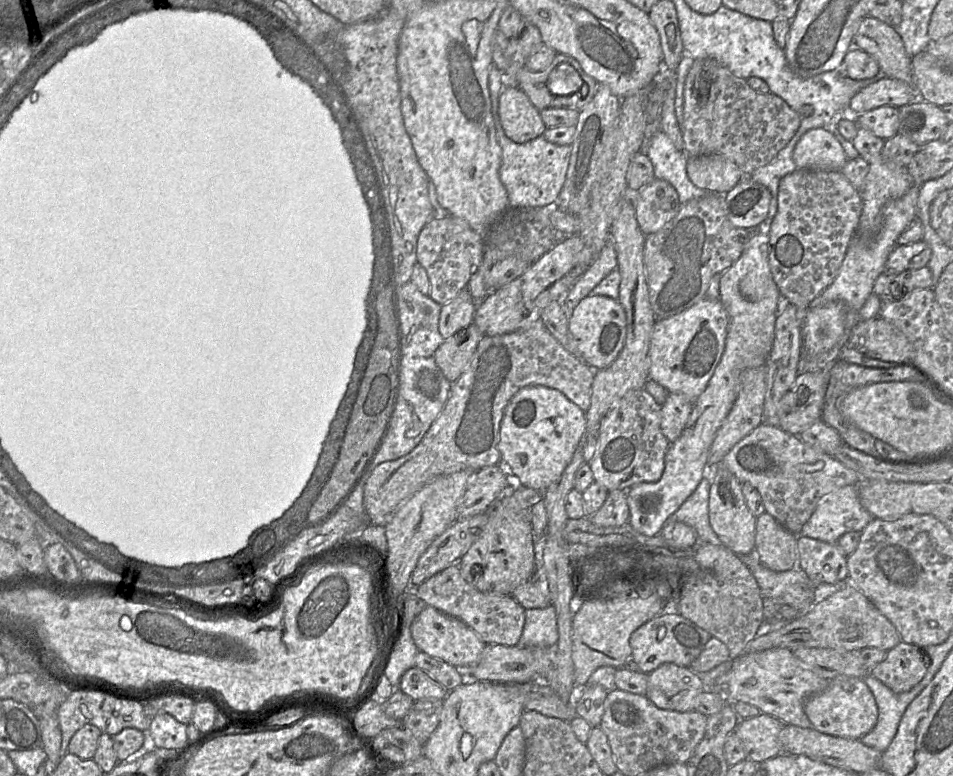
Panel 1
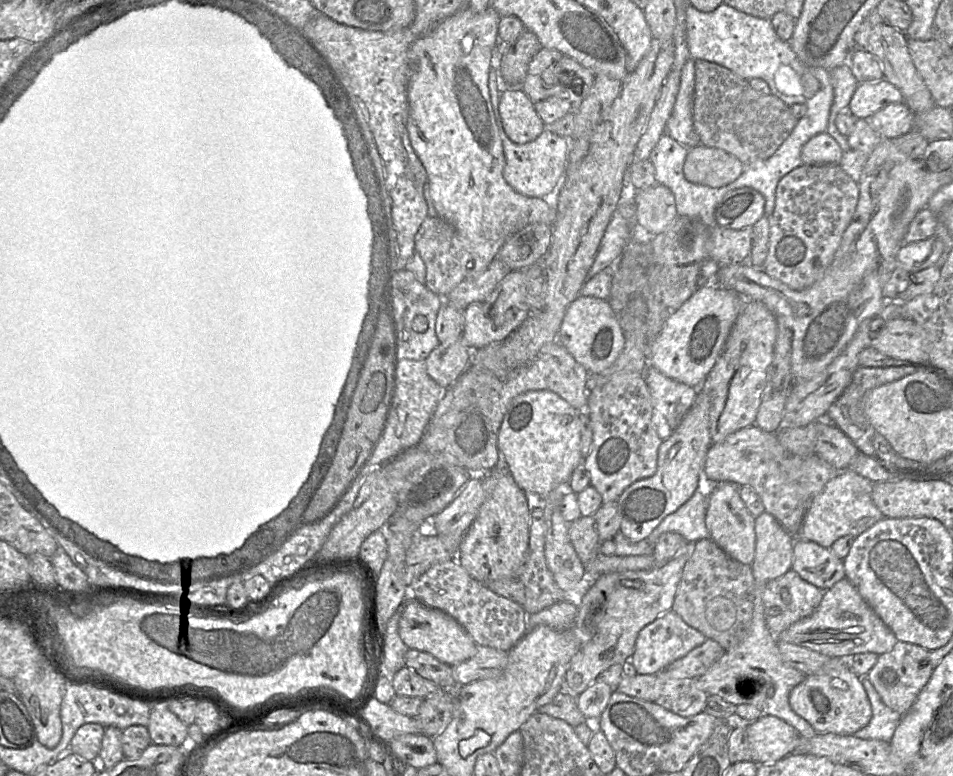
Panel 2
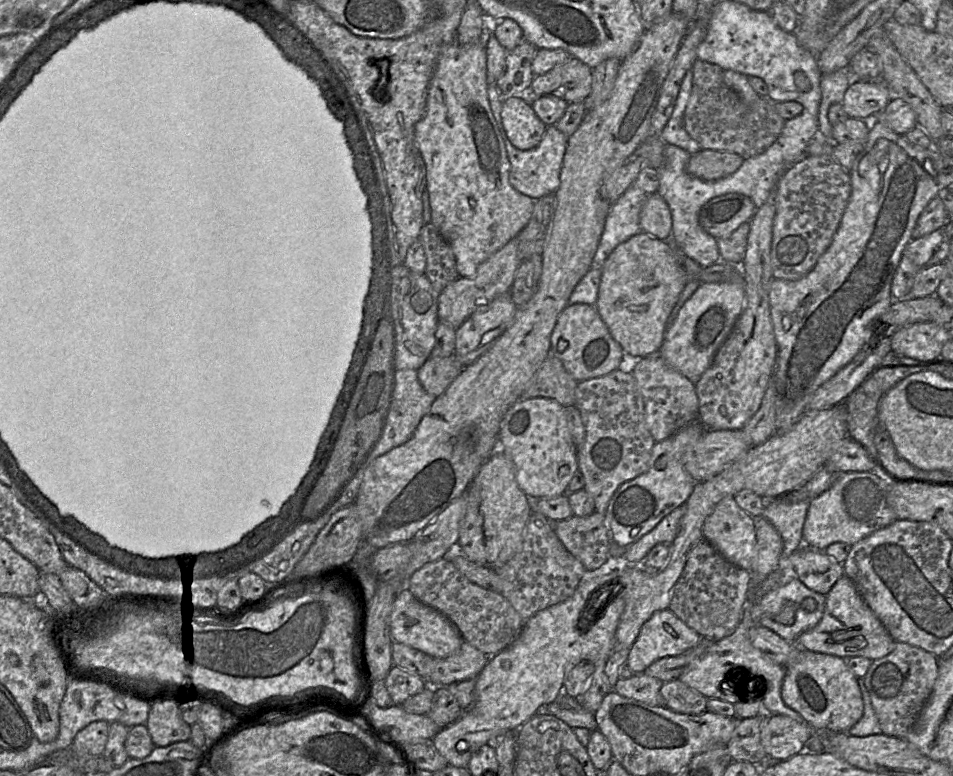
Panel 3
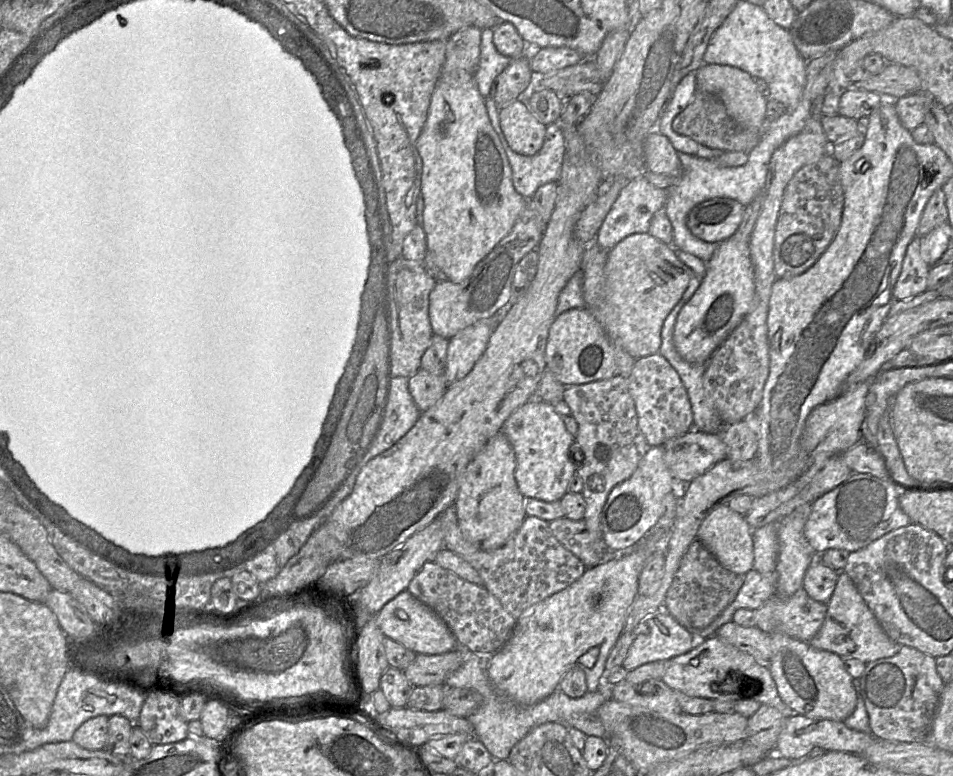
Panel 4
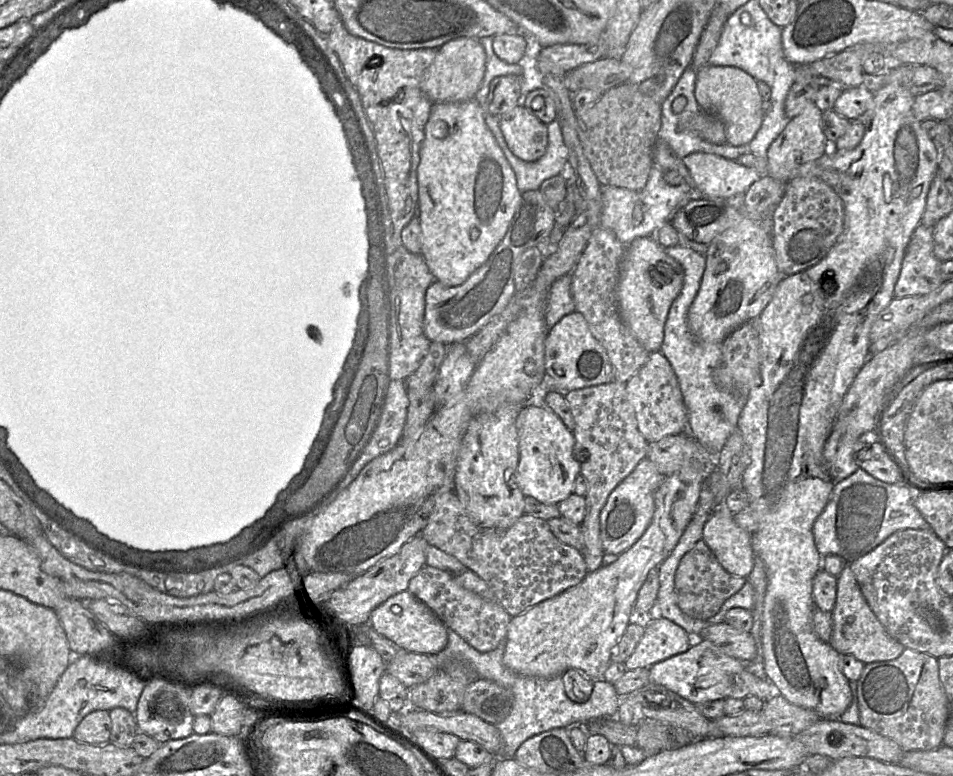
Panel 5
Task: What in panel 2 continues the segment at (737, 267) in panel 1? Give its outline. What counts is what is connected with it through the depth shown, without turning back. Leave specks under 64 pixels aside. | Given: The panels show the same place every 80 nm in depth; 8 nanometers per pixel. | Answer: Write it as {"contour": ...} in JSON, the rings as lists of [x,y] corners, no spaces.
{"contour":[[[698,391],[693,406],[679,426],[659,446],[655,474],[635,481],[616,500],[621,516],[619,532],[631,542],[646,539],[666,516],[686,503],[701,486],[705,458],[712,444],[709,431],[710,407],[709,395]]]}

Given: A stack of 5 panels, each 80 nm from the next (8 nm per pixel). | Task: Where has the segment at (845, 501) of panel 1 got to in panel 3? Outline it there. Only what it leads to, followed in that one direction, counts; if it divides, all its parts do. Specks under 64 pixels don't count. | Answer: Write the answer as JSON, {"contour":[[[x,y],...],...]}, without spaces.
{"contour":[[[871,472],[835,474],[835,481],[822,494],[814,497],[803,527],[803,542],[813,549],[824,551],[833,543],[854,545],[873,532],[897,519],[886,501],[891,481]]]}

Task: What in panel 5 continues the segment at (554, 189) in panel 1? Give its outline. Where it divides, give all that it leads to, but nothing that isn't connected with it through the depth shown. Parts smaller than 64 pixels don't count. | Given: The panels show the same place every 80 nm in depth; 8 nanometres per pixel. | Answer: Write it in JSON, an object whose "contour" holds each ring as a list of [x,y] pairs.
{"contour":[[[485,113],[485,124],[512,168],[520,193],[538,189],[544,180],[559,175],[568,168],[568,151],[562,139],[561,125],[557,119],[546,125],[548,144],[545,153],[532,162],[523,161],[510,151],[500,129],[499,117]]]}

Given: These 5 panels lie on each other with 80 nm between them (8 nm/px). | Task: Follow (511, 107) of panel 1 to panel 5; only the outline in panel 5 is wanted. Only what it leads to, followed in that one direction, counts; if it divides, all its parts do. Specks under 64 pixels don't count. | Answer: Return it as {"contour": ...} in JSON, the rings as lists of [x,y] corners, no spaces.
{"contour":[[[516,105],[503,113],[499,125],[508,148],[517,158],[532,162],[545,153],[547,126],[524,106]]]}

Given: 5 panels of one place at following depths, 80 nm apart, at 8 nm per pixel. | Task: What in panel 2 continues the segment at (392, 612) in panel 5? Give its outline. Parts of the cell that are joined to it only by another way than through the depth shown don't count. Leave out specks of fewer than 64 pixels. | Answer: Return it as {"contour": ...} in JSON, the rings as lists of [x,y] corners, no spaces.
{"contour":[[[410,594],[403,603],[399,635],[408,648],[429,653],[450,666],[470,659],[477,651],[477,643],[458,621],[445,612],[410,597]]]}

